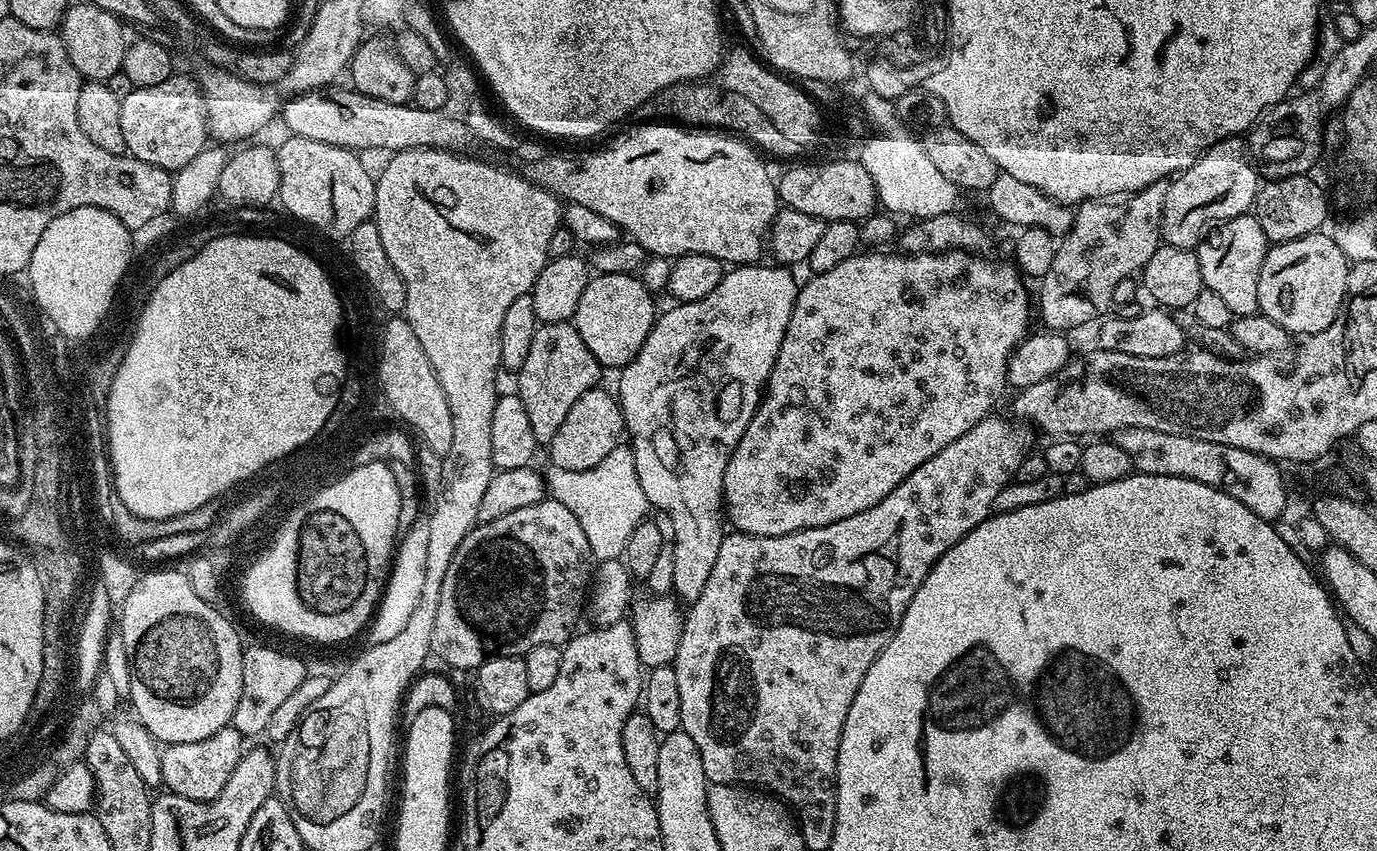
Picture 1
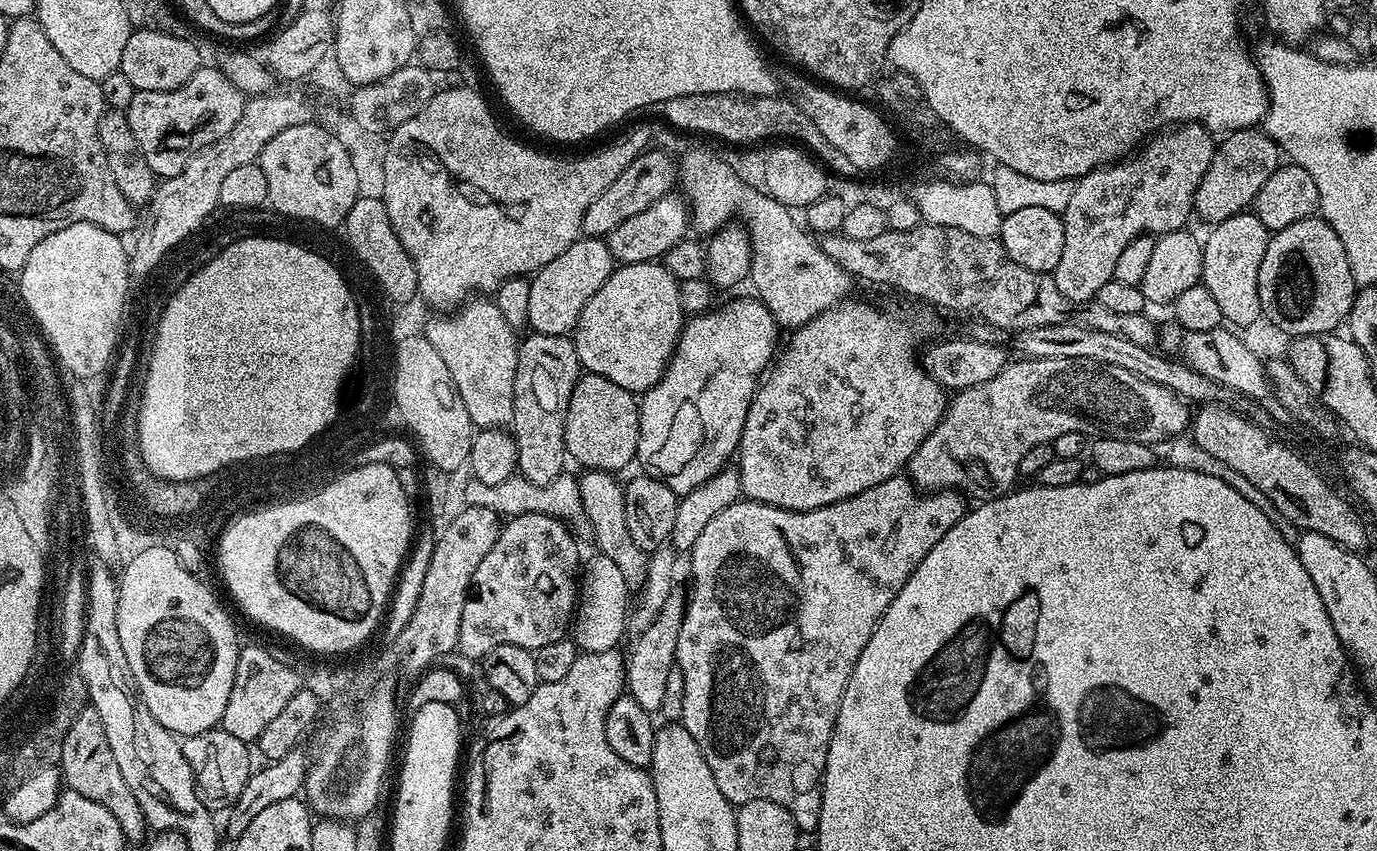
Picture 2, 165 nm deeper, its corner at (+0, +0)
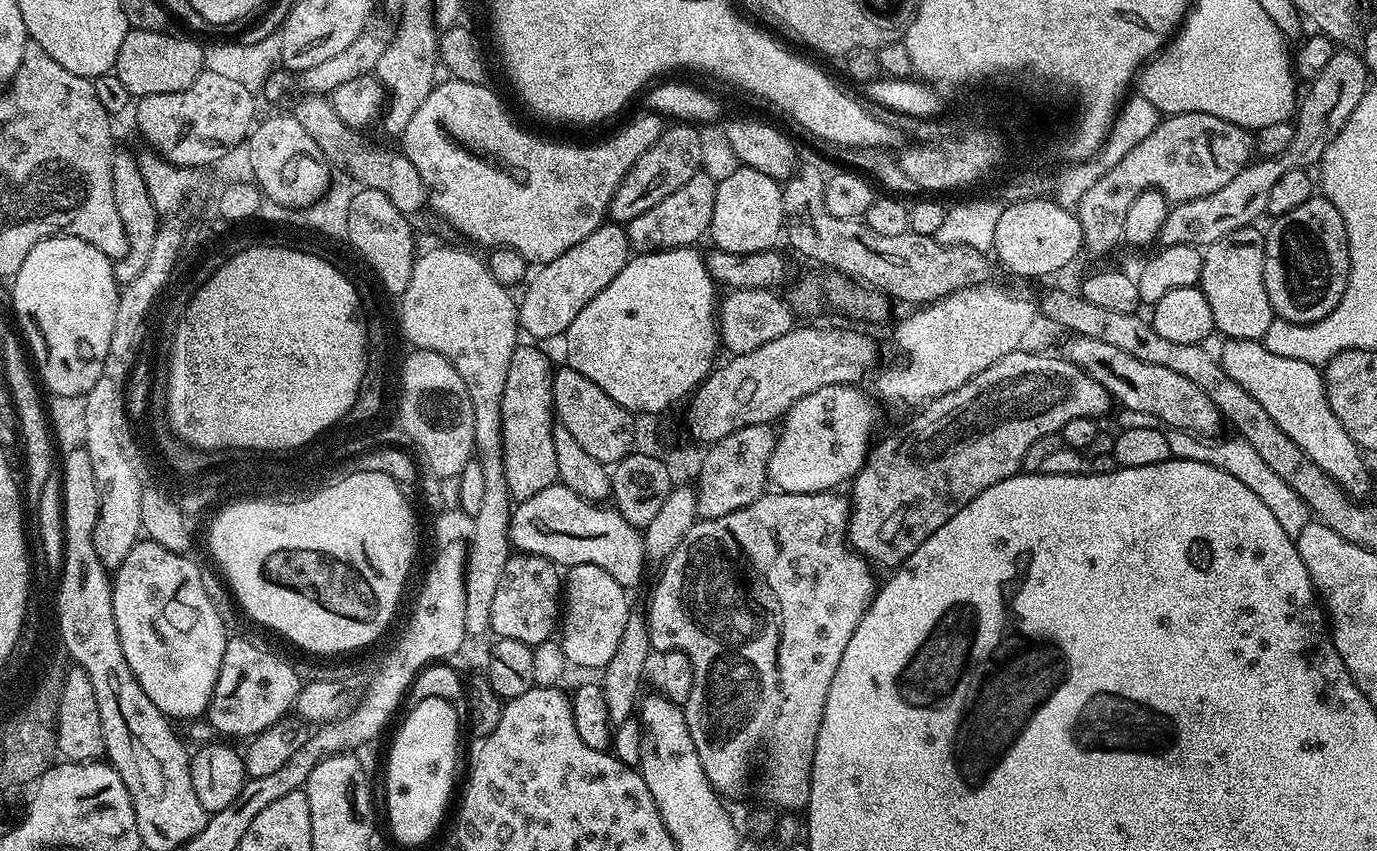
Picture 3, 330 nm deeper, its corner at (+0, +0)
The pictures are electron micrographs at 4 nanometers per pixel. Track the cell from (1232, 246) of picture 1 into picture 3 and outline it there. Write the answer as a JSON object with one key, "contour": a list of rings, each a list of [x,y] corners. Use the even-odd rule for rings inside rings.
{"contour":[[[1256,226],[1239,228],[1226,234],[1226,238],[1209,244],[1203,249],[1204,265],[1199,287],[1203,288],[1206,298],[1210,302],[1210,310],[1214,314],[1216,323],[1215,331],[1217,333],[1225,332],[1223,334],[1225,337],[1234,340],[1260,340],[1274,319],[1272,303],[1266,294],[1264,285],[1264,241],[1266,236],[1261,229],[1260,232],[1258,229],[1259,227]]]}

